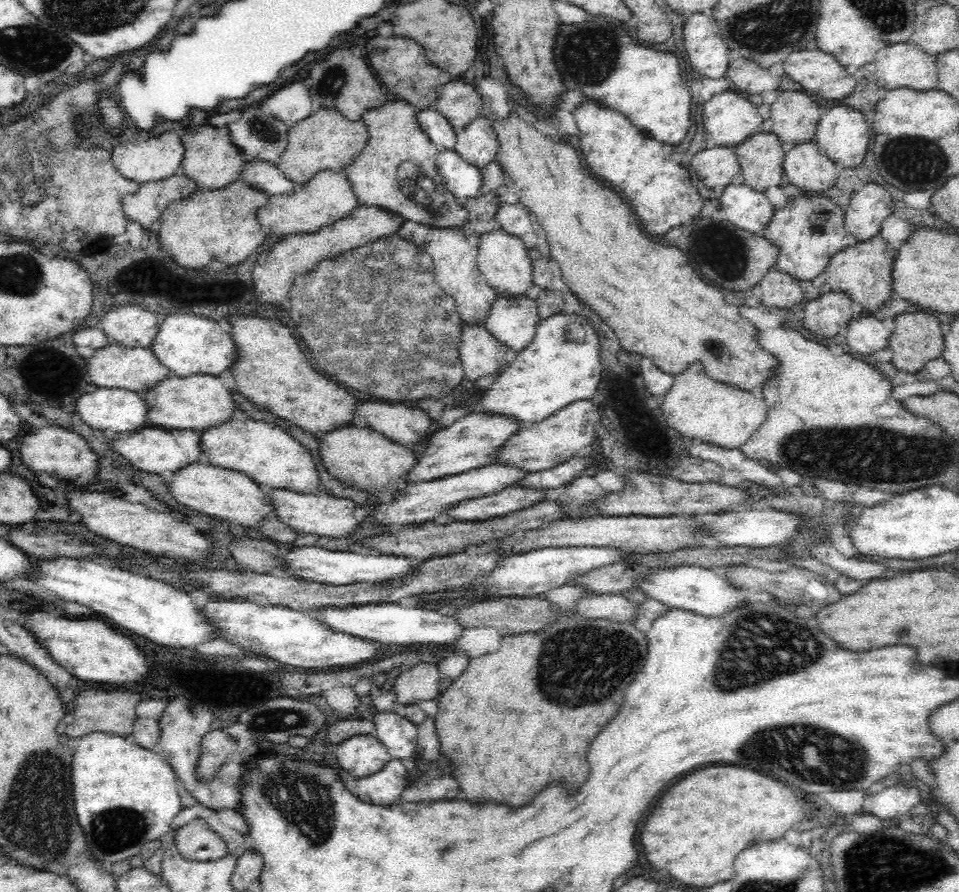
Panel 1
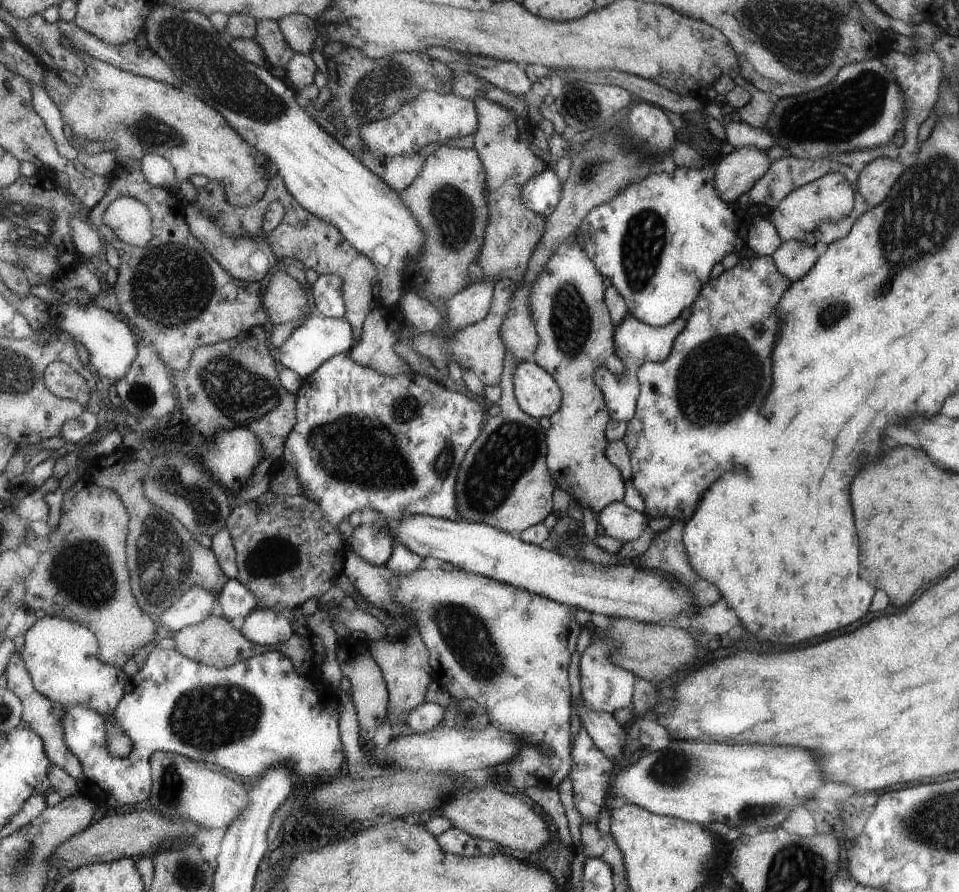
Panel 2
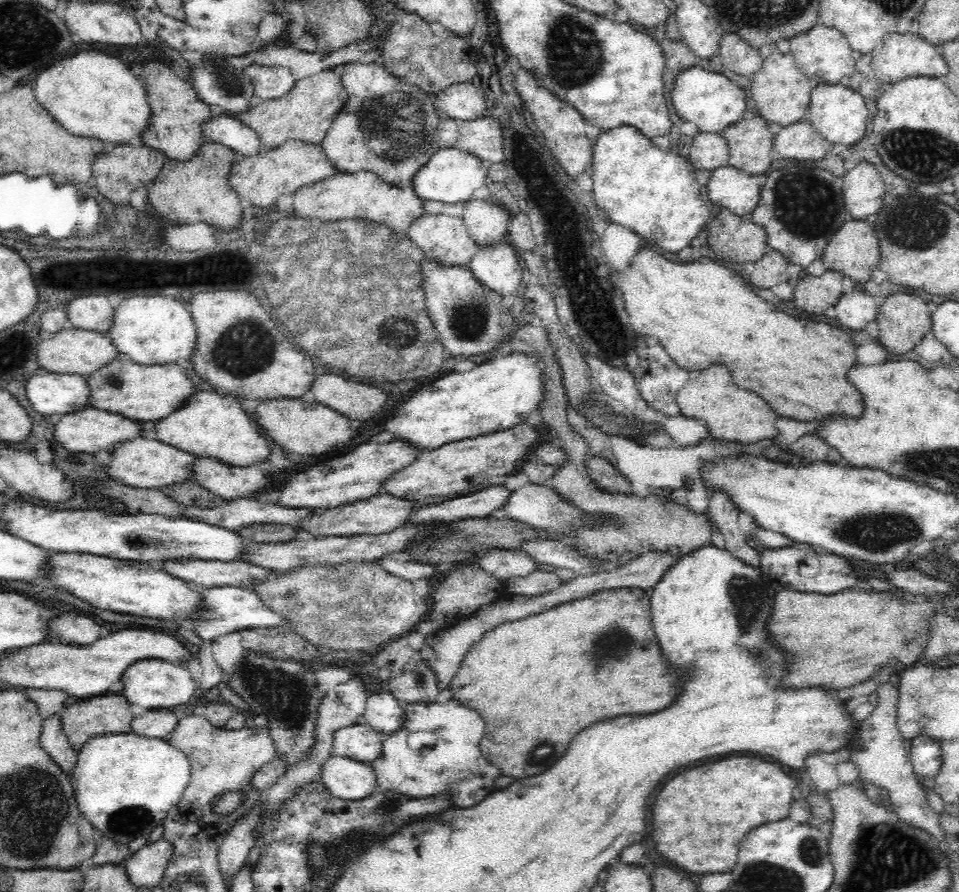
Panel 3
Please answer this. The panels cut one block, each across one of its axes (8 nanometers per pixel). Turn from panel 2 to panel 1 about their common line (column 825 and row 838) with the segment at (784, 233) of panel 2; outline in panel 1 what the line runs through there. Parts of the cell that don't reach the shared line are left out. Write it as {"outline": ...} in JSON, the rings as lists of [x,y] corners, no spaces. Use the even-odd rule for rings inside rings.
{"outline":[[[196,819],[175,832],[177,852],[194,863],[214,863],[227,853],[226,843],[218,833],[207,829],[202,819]]]}

